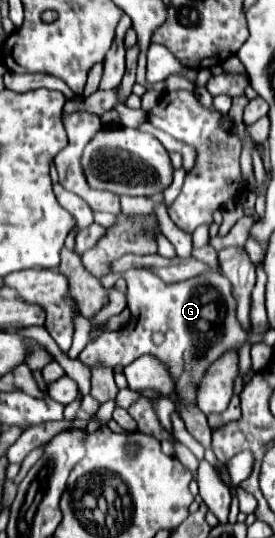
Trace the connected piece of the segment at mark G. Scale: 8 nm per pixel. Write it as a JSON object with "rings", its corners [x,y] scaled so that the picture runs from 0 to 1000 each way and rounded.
{"rings":[[[771,457],[705,461],[698,476],[749,487],[764,506],[698,520],[604,528],[531,498],[465,502],[451,517],[465,524],[465,572],[480,580],[473,599],[429,617],[385,617],[356,632],[327,632],[284,662],[291,673],[320,684],[422,684],[465,680],[473,669],[524,658],[567,662],[604,680],[633,710],[625,736],[640,736],[662,751],[713,755],[720,714],[771,673],[836,651],[873,651],[902,636],[909,621],[873,595],[858,595],[858,554],[829,517],[793,506],[785,465]]]}

